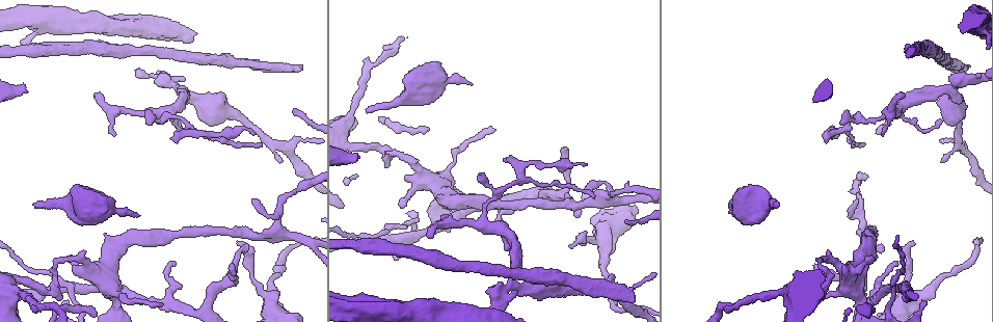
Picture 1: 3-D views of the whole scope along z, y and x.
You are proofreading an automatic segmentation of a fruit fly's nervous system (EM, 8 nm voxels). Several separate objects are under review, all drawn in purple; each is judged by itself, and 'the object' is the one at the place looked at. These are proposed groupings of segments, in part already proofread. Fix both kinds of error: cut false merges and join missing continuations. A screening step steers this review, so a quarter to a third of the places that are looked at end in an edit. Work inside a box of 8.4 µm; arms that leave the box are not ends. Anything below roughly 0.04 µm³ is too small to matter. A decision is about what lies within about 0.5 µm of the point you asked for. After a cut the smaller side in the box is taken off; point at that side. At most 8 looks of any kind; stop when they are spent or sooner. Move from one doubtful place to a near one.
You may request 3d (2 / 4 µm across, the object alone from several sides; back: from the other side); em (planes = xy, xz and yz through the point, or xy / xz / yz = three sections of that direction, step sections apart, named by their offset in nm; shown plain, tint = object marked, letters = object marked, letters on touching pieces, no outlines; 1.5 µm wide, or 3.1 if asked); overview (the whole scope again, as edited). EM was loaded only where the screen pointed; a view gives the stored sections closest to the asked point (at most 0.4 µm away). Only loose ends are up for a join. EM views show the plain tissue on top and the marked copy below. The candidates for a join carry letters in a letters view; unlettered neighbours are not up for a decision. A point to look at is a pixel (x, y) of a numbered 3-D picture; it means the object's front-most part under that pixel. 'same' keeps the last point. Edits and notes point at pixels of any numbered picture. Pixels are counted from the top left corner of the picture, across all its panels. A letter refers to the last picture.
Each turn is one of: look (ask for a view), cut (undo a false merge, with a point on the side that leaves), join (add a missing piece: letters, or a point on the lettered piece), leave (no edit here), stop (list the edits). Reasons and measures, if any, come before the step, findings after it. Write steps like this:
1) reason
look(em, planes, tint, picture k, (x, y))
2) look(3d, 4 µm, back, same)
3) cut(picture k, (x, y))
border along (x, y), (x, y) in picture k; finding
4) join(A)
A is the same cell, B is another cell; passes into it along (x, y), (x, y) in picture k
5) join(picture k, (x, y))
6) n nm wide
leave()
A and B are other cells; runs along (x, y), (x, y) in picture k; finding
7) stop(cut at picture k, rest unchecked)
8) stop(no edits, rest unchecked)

branch stops here
look(em, planes, letters, picture 1, (470, 83))

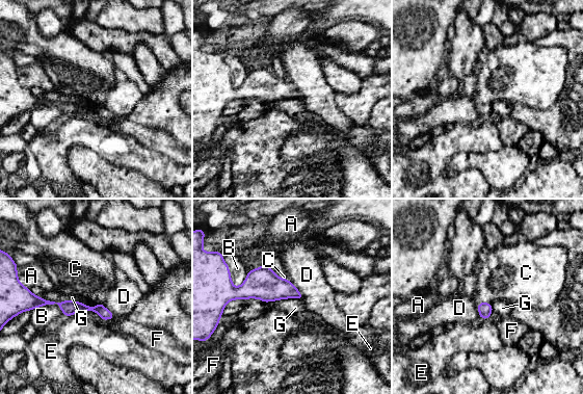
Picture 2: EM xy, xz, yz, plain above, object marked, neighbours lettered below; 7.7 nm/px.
leave()
A, B, C, D, E, F and G are other cells; no lettered piece goes on from it

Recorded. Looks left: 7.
free end
look(em, yz, step 8, tint, picture 1, (779, 205))

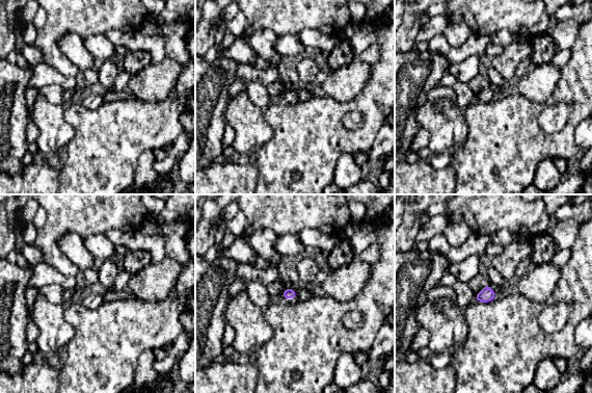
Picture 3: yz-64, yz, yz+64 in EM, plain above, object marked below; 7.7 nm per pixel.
look(em, planes, letters, same)

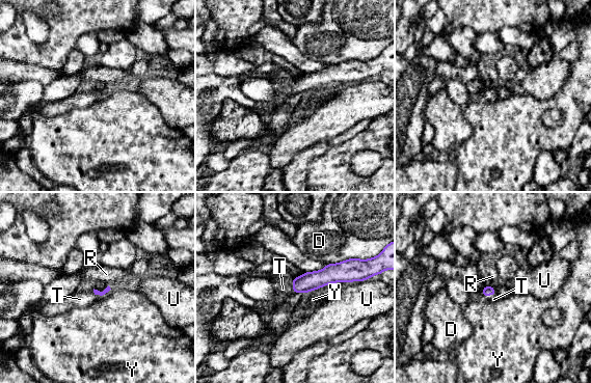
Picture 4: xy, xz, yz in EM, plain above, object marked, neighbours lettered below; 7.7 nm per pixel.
join(T)
T is the same cell, D, R, U and Y are other cells; passes into it along (487, 291), (488, 295), (491, 298) in picture 4; the neuron continues

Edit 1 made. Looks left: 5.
tapers out
look(em, planes, letters, picture 1, (113, 133))

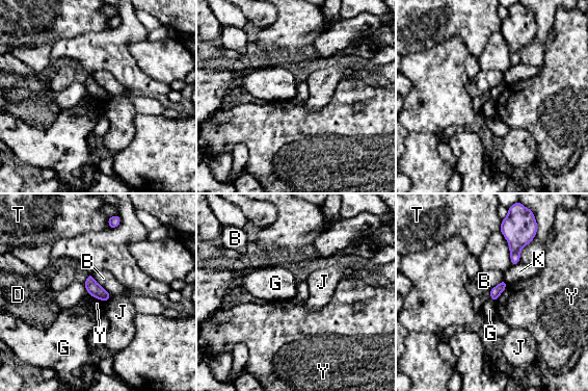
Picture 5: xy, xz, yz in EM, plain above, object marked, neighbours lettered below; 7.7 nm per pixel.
leave()
B, D, G, J, K, T and Y are other cells; no lettered piece goes on from it

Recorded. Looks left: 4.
stop(join at picture 4, rest unchecked)

